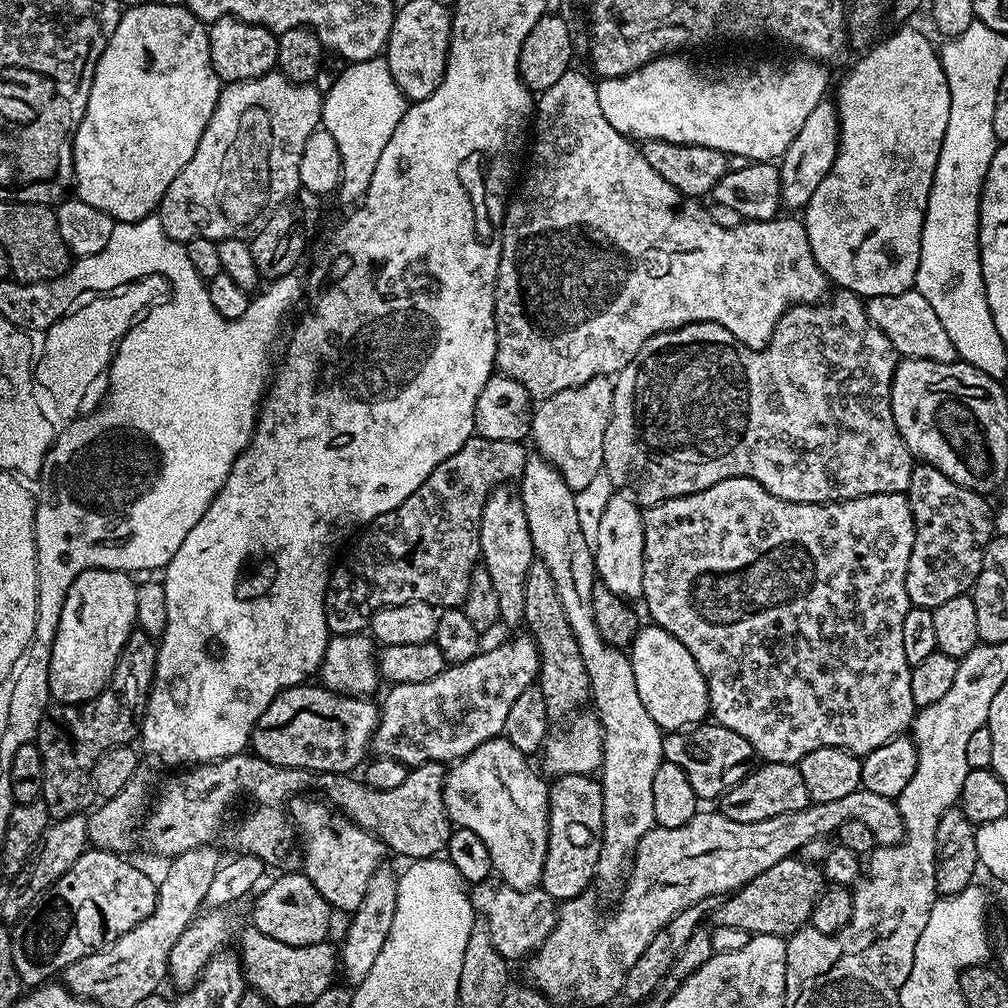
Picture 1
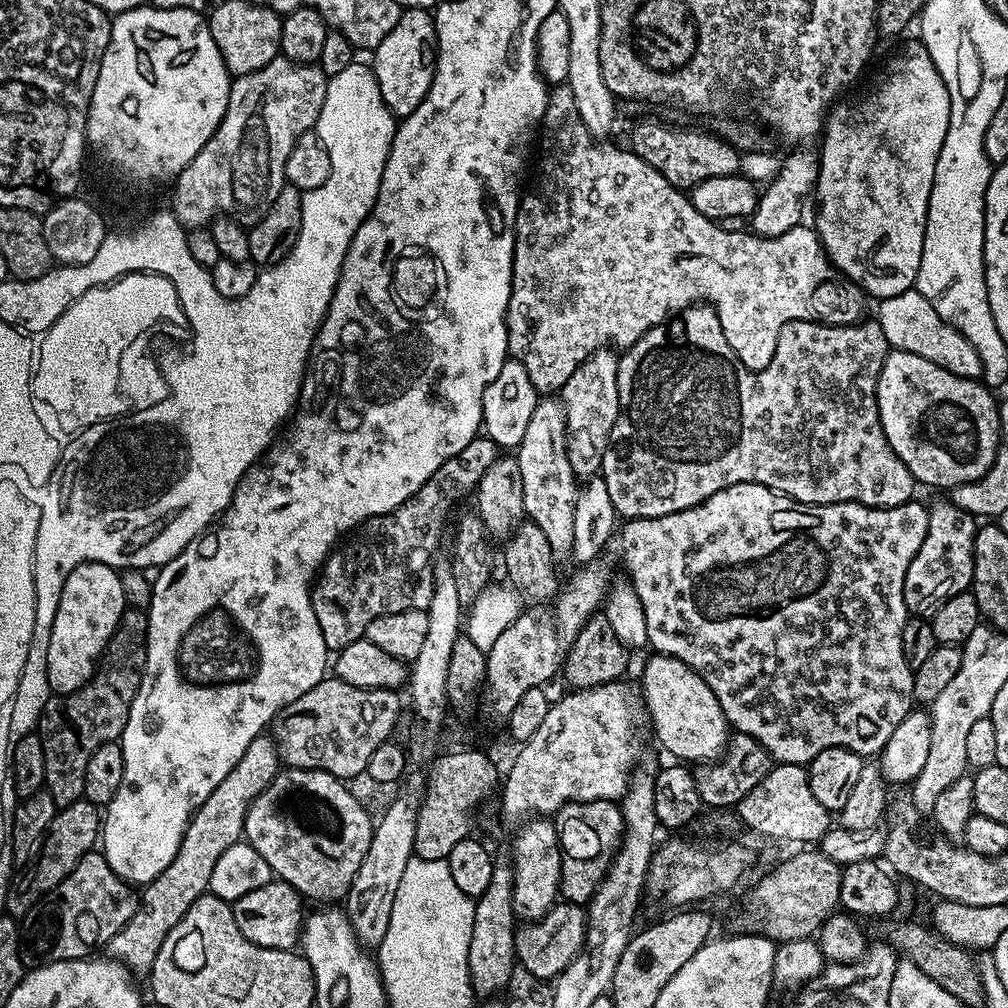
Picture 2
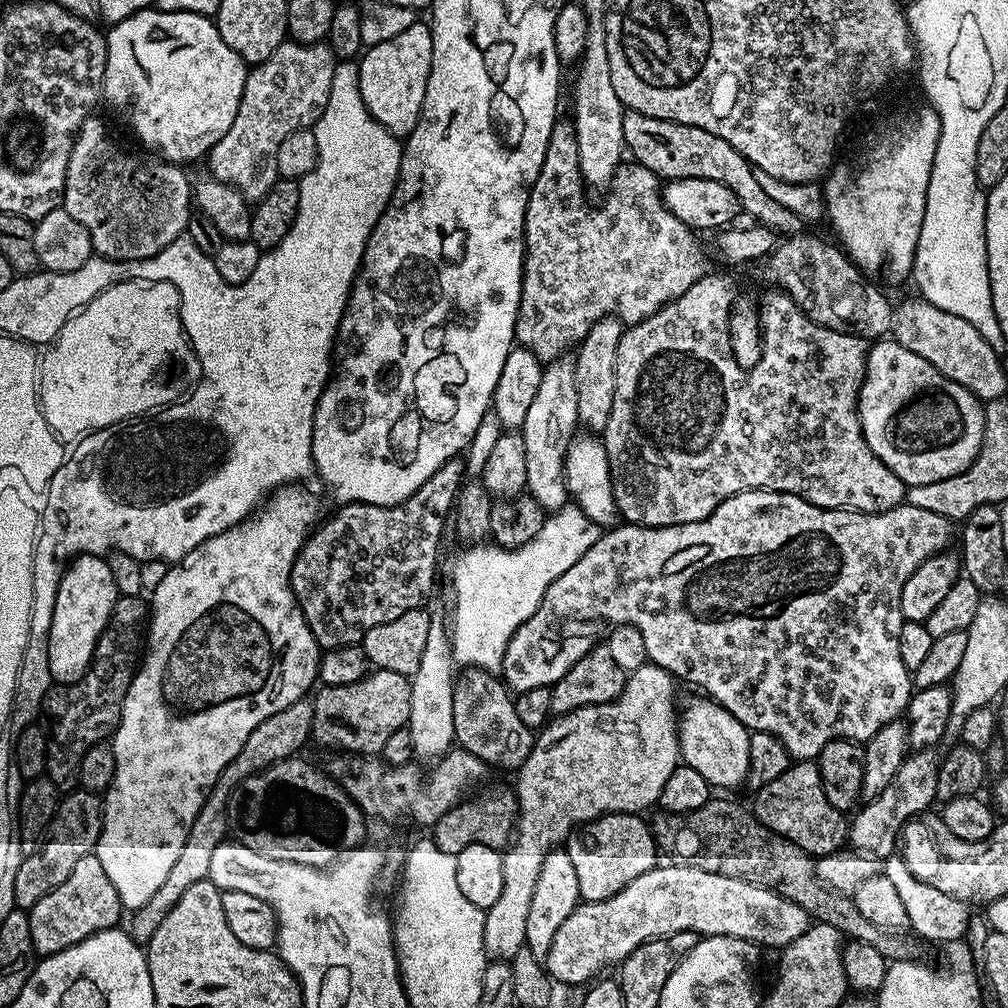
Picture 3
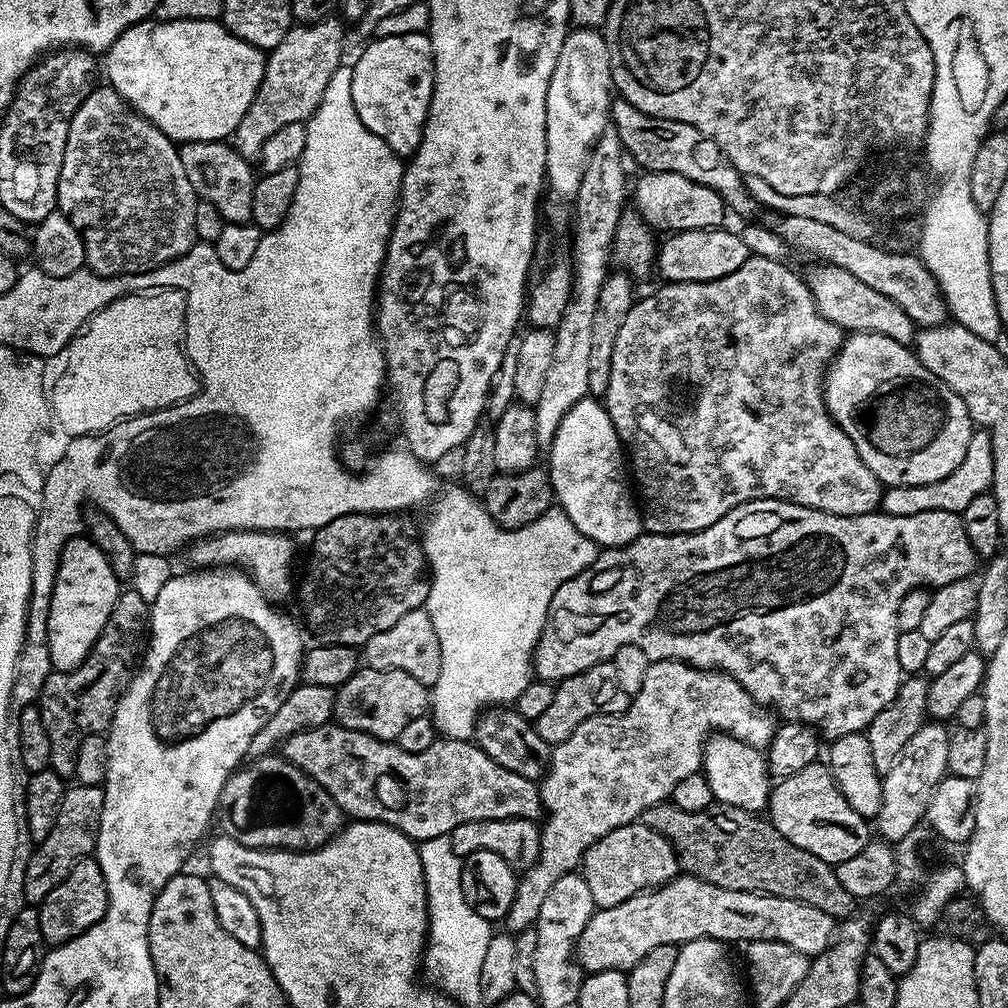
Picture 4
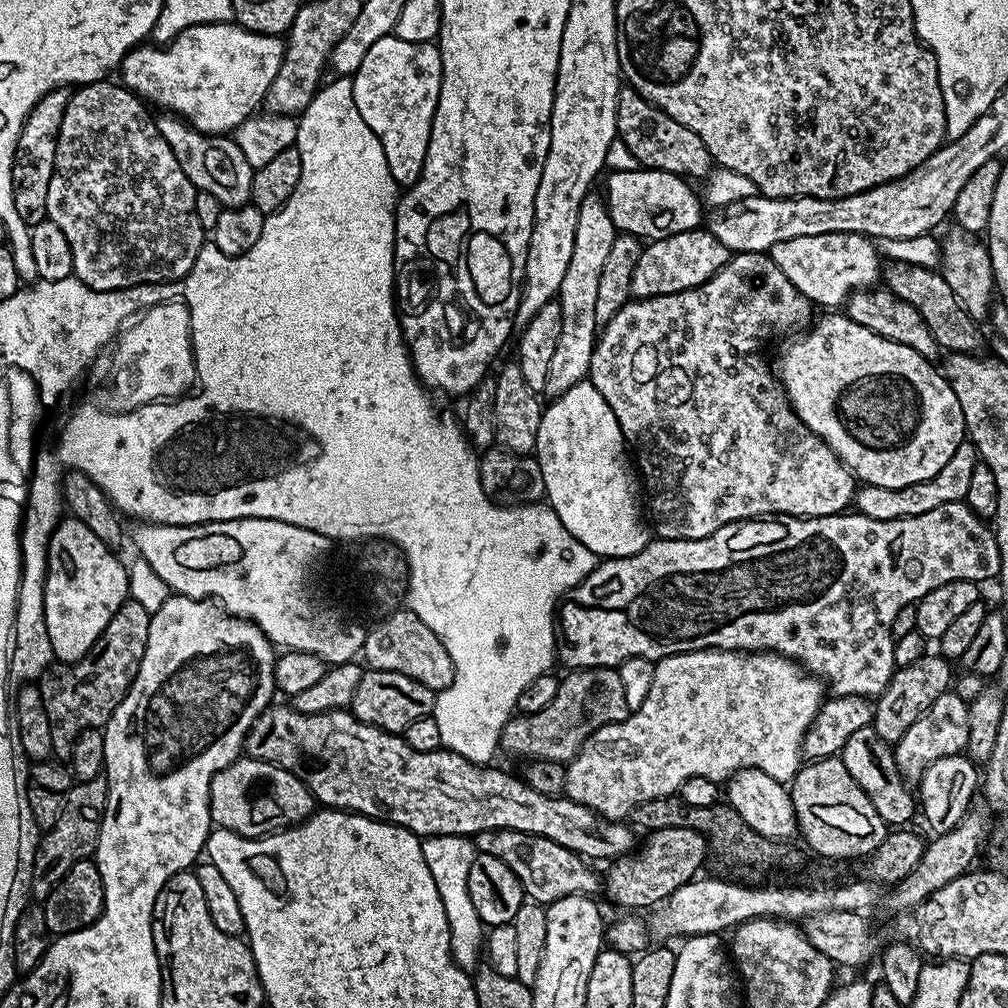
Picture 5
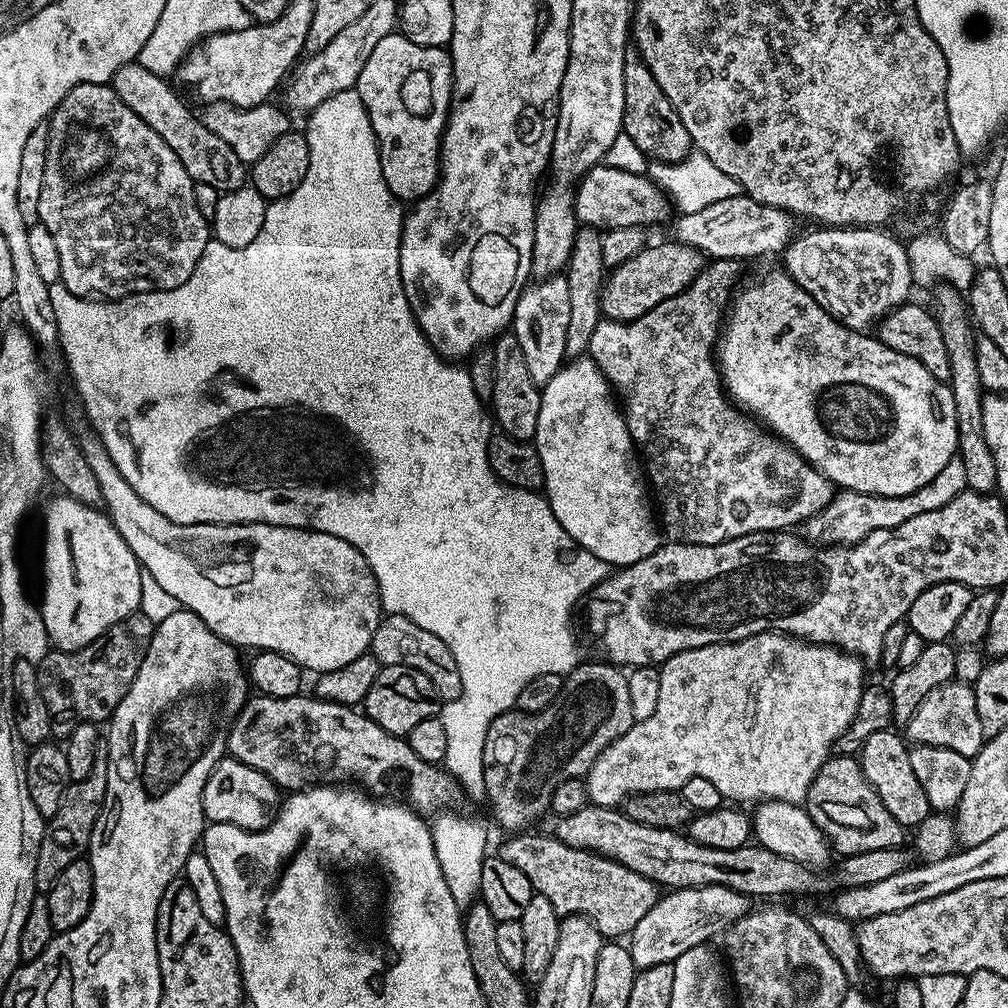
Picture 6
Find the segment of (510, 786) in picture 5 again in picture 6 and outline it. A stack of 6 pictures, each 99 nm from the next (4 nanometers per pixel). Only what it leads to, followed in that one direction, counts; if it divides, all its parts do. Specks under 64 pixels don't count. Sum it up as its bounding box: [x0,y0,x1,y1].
[226,694,910,898]

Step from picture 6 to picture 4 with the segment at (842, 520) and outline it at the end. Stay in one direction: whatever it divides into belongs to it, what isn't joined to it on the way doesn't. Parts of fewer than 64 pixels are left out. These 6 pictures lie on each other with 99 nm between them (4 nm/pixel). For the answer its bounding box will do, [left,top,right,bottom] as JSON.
[880,430,994,516]

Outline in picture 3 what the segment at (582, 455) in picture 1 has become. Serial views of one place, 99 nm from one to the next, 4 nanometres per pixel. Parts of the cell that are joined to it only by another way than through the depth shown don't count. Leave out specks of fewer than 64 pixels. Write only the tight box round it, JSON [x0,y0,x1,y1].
[574,316,626,433]

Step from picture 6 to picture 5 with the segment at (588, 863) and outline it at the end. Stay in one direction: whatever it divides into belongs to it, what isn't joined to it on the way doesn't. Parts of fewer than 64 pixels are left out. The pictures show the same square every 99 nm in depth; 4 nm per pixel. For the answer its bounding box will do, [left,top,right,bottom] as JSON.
[474,828,601,906]

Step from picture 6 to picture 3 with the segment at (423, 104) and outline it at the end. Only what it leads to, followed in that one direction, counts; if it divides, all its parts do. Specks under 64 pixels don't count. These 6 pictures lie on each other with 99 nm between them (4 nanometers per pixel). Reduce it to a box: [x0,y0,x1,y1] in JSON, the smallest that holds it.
[359,22,432,138]

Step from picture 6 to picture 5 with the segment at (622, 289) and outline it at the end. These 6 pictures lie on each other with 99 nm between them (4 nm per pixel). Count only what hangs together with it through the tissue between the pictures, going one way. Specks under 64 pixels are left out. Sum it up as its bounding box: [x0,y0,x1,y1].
[632,230,729,300]

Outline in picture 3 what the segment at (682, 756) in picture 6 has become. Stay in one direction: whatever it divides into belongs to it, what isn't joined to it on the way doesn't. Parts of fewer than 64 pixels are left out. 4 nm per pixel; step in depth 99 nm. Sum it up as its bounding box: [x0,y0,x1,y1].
[482,663,681,962]

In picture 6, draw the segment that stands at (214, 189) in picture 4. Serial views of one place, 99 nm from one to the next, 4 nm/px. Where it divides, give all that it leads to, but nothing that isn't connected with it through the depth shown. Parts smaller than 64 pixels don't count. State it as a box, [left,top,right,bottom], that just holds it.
[110,62,246,194]

